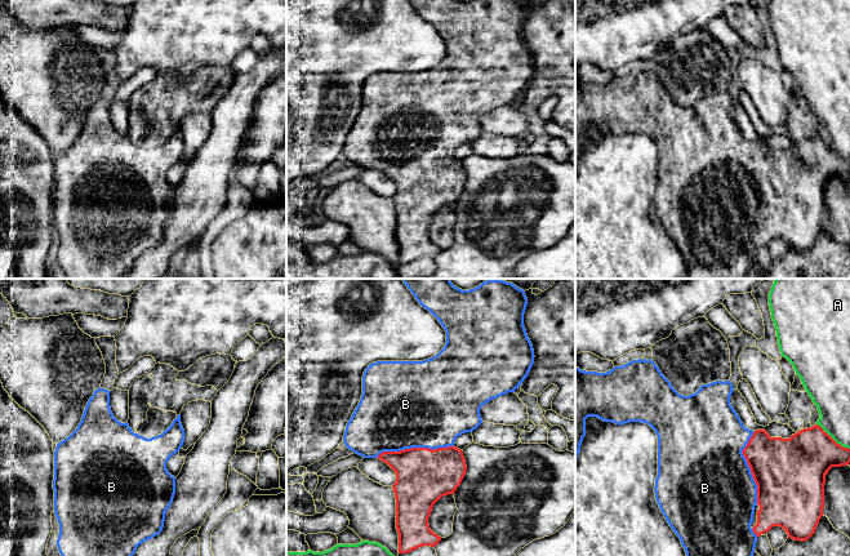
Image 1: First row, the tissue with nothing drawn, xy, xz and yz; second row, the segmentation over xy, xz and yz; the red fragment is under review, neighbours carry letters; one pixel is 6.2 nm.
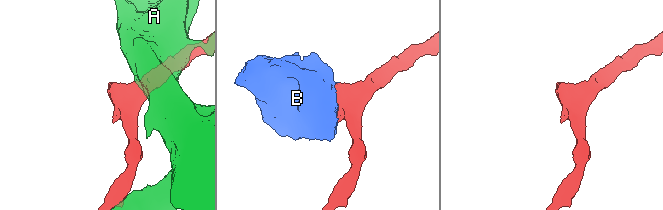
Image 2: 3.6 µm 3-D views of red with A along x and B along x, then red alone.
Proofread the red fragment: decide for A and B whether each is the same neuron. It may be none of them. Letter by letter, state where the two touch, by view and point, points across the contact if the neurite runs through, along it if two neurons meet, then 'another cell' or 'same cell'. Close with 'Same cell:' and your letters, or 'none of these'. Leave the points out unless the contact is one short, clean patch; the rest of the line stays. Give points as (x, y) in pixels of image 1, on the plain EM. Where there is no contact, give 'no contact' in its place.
A: contact yz (832, 150); another cell
B: contact xz (414, 159); same cell
Same cell: B

